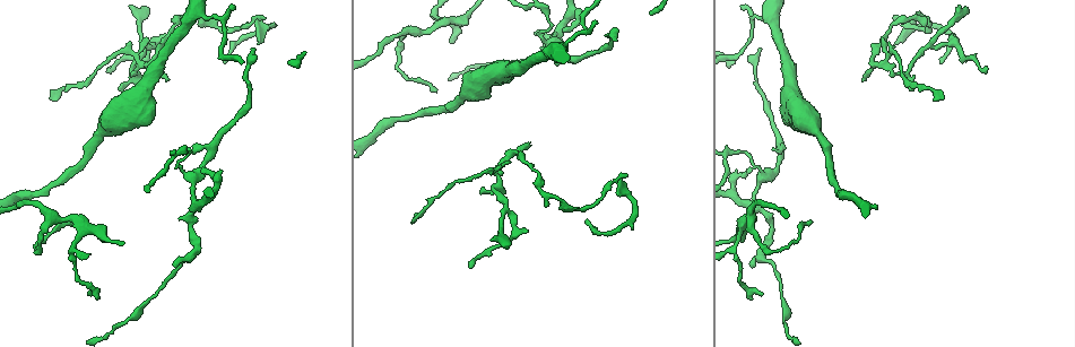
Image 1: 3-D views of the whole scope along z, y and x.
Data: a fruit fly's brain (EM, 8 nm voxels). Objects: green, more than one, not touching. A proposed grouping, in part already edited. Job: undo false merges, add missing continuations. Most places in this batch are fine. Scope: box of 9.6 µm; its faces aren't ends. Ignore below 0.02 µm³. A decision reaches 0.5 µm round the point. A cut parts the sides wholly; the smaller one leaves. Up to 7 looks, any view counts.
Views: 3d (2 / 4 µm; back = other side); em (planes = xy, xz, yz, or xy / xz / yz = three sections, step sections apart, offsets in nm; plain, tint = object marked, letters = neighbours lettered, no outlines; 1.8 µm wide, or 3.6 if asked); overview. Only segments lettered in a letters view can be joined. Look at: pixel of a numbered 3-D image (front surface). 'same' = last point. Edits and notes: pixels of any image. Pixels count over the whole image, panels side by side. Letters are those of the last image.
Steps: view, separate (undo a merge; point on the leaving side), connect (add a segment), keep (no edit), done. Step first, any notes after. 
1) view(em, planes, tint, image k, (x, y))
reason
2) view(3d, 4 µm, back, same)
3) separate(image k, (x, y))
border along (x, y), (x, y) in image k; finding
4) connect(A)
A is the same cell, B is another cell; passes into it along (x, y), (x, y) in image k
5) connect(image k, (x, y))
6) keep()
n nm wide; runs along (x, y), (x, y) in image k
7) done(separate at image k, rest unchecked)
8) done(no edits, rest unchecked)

view(em, planes, letters, image 1, (79, 222))
branch point

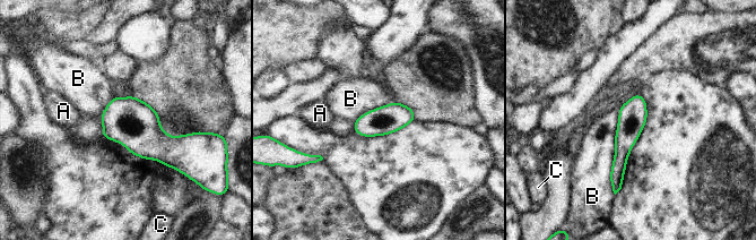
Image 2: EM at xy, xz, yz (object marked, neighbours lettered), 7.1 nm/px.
keep()
B touches over 600 nm; A, B and C are other cells; runs along (639, 97), (623, 144), (615, 187) in image 2; one neuron here

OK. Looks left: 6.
view(em, planes, letters, image 1, (763, 294))
thin end

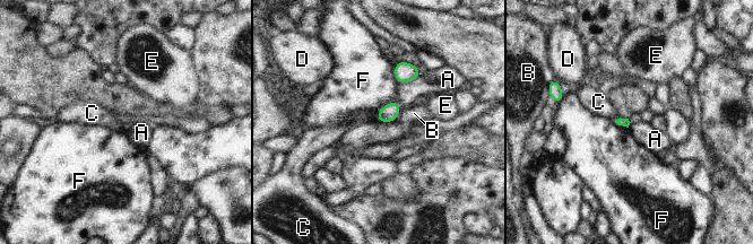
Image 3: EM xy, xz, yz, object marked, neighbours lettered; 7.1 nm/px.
keep()
A, B, C, D, E and F are other cells; border along (420, 76), (408, 81), (398, 83) in image 3; no lettered segment goes on from it

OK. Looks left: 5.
view(em, planes, tint, image 1, (897, 74))
sharp bend

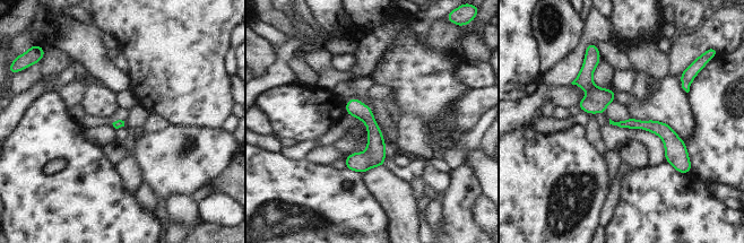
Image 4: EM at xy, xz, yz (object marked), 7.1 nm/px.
view(em, planes, letters, same)

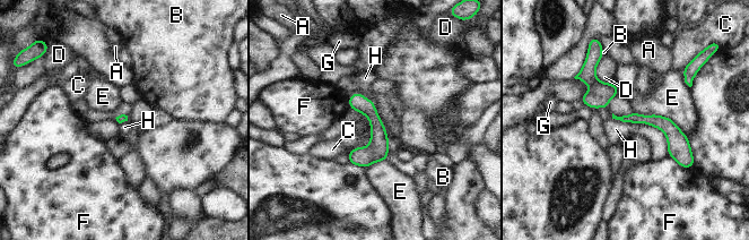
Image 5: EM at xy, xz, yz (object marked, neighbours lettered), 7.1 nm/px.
keep()
A, B, C, D, E, F, G and H are other cells; border along (612, 118), (659, 128), (668, 154) in image 5; continuous, no second neuron

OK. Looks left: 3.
done(no edits, rest unchecked)

